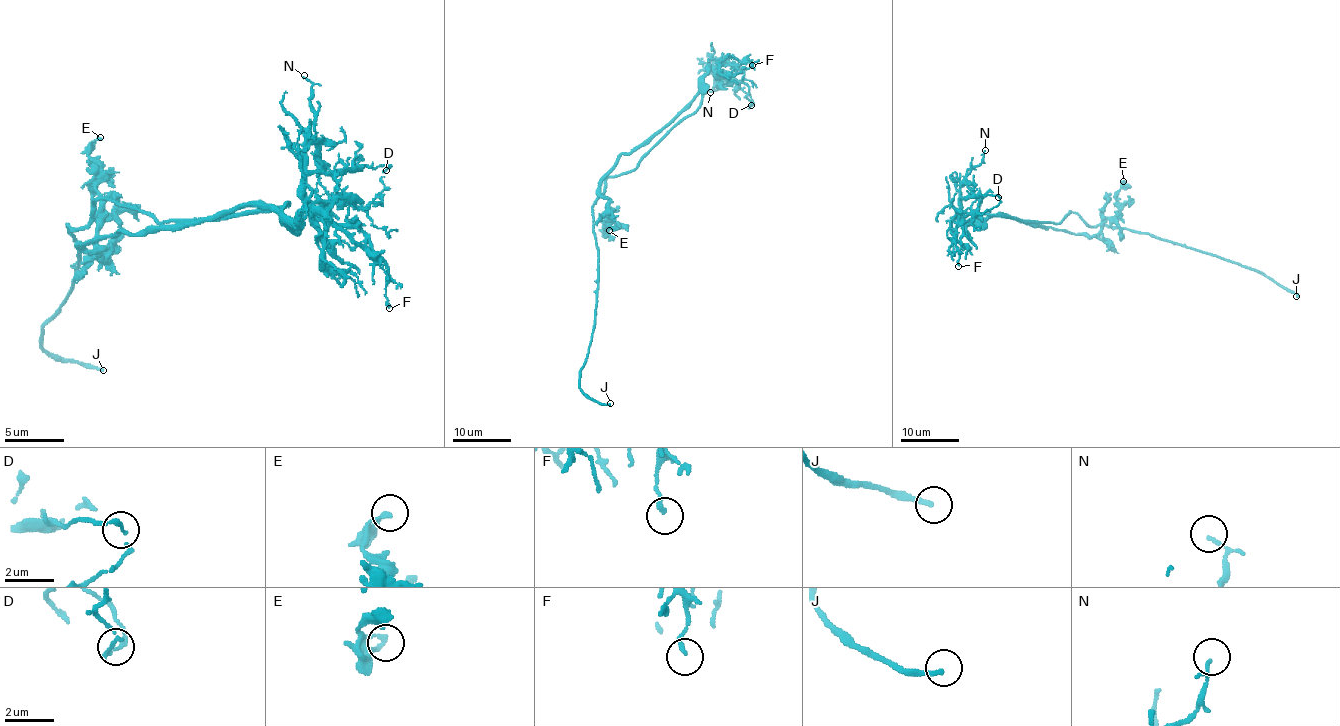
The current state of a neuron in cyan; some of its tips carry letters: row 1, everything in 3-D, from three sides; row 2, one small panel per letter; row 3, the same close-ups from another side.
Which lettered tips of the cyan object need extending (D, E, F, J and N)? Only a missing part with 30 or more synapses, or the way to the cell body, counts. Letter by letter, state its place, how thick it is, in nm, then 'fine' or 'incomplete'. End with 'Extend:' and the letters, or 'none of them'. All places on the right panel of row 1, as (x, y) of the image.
D: (998, 197) | 140 nm | fine
E: (1123, 181) | 240 nm | fine
F: (958, 266) | 160 nm | fine
J: (1296, 296) | 180 nm | incomplete
N: (985, 150) | 90 nm | fine
Extend: J

